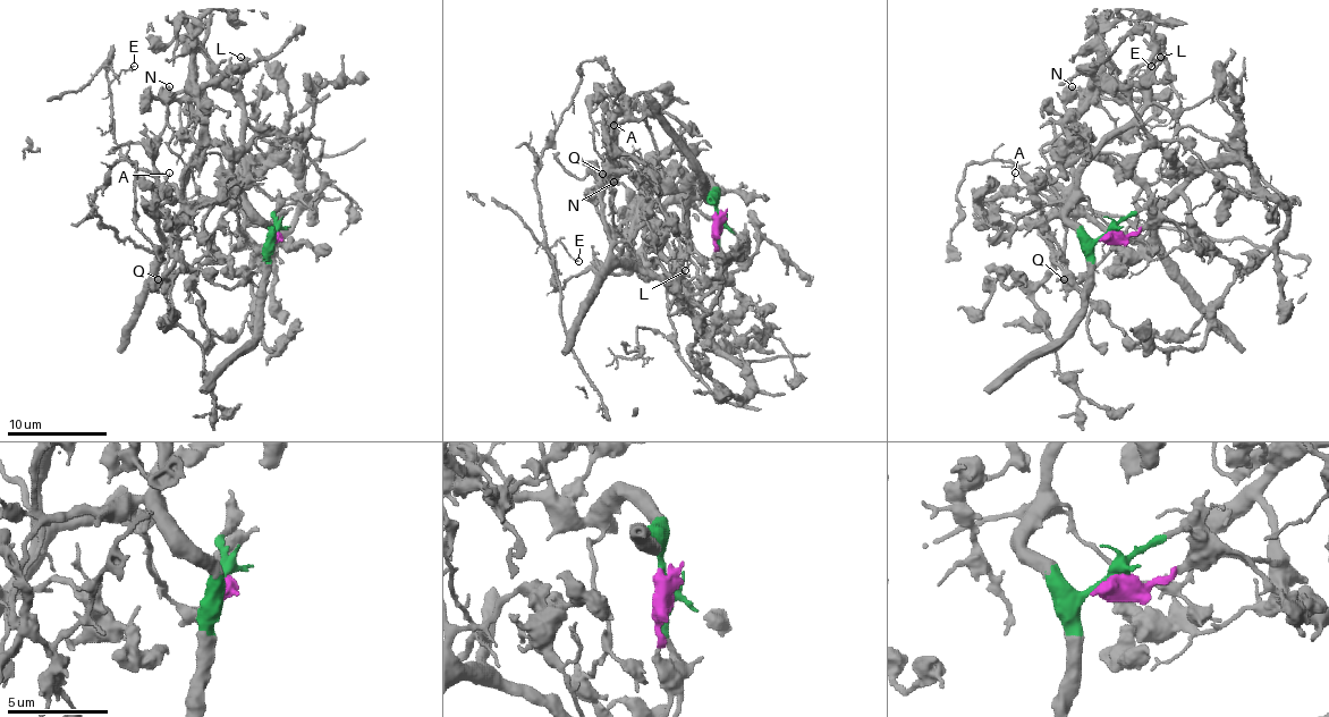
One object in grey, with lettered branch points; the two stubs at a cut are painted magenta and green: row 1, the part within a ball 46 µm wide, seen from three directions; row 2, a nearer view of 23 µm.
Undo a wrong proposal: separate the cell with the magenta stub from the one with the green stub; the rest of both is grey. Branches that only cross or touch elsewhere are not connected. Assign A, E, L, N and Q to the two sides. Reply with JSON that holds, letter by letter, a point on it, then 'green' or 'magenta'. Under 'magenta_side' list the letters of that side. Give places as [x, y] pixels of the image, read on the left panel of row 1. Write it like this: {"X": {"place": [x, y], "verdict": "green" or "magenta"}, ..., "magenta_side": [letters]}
{"A": {"place": [169, 173], "verdict": "green"}, "E": {"place": [134, 66], "verdict": "magenta"}, "L": {"place": [240, 57], "verdict": "green"}, "N": {"place": [169, 86], "verdict": "green"}, "Q": {"place": [158, 279], "verdict": "magenta"}, "magenta_side": ["E", "Q"]}

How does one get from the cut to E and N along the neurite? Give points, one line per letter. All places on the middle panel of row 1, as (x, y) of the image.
E: (719, 218), (719, 283), (699, 300), (621, 255), (555, 289), (549, 250), (559, 239), (580, 260)
N: (719, 218), (717, 193), (701, 178), (679, 187), (632, 175), (629, 158), (617, 150), (615, 183)

